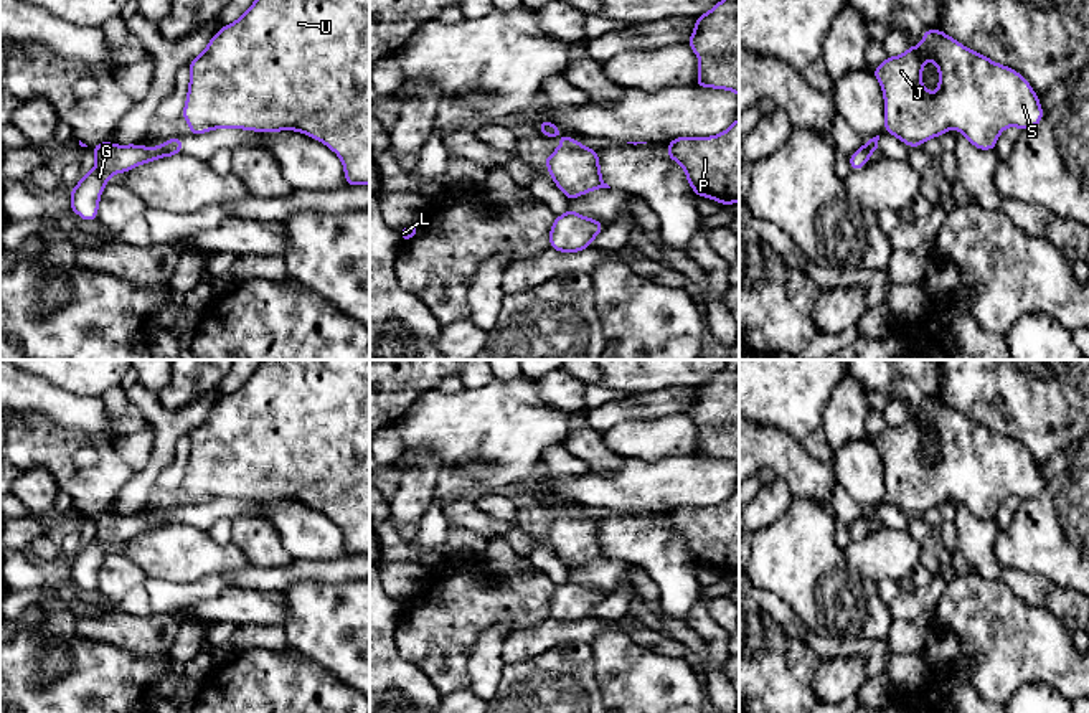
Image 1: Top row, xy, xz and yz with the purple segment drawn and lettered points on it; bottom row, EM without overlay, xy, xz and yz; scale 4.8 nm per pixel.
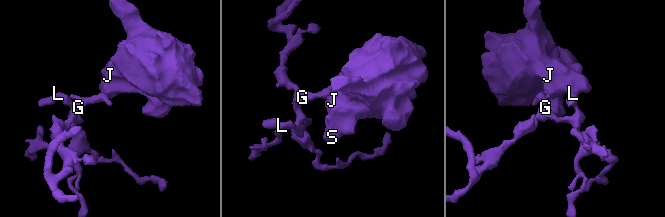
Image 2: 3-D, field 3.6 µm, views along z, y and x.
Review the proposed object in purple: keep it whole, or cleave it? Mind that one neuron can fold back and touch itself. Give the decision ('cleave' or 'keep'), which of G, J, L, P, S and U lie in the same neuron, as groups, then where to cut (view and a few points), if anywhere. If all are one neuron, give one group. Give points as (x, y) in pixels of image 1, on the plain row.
cleave; G L / J P S U; cut in xy along (192, 502), (197, 504)

